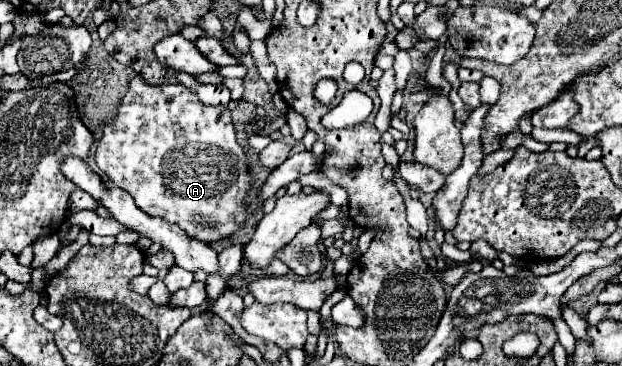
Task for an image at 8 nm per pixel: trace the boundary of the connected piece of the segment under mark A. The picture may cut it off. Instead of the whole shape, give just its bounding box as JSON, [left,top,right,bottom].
[94,75,252,243]

